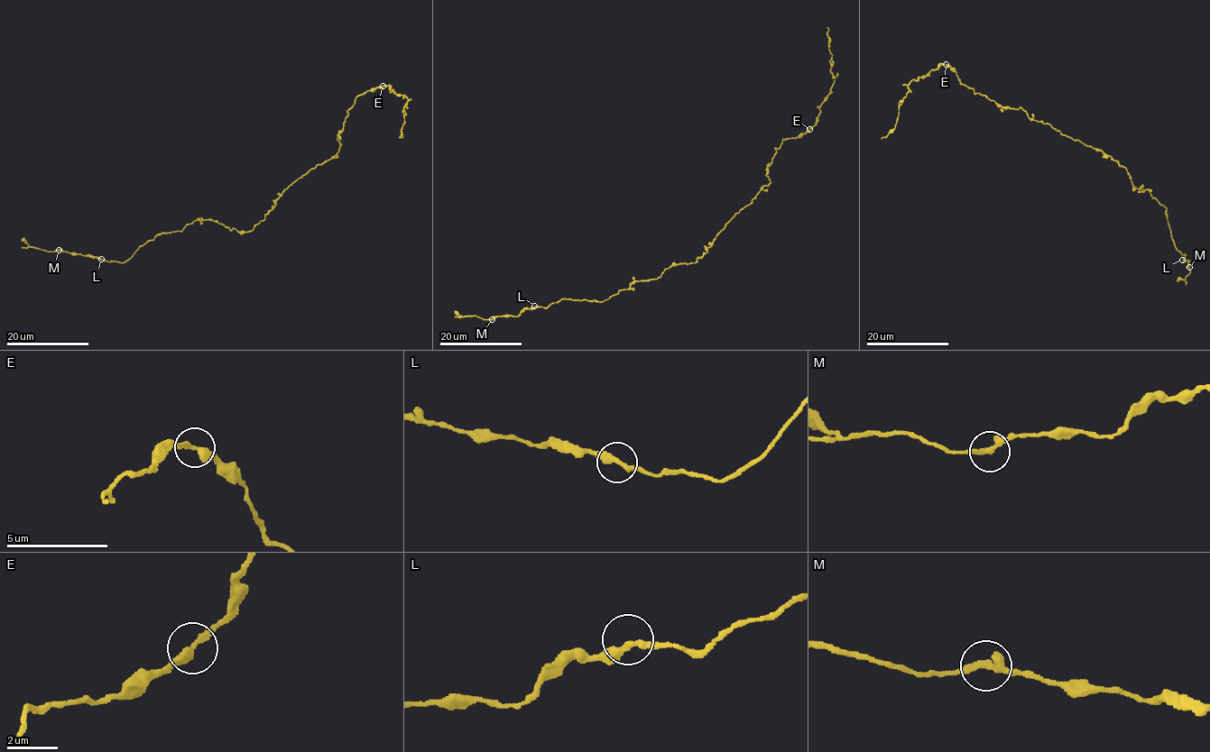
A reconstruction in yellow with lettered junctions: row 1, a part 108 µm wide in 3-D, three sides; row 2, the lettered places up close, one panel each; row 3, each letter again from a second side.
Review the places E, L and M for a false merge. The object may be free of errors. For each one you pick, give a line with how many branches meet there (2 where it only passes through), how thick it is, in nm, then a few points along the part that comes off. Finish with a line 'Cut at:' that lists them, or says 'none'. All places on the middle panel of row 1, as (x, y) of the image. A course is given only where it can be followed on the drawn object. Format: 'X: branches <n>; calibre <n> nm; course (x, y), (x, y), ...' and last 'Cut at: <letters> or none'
Cut at: none

